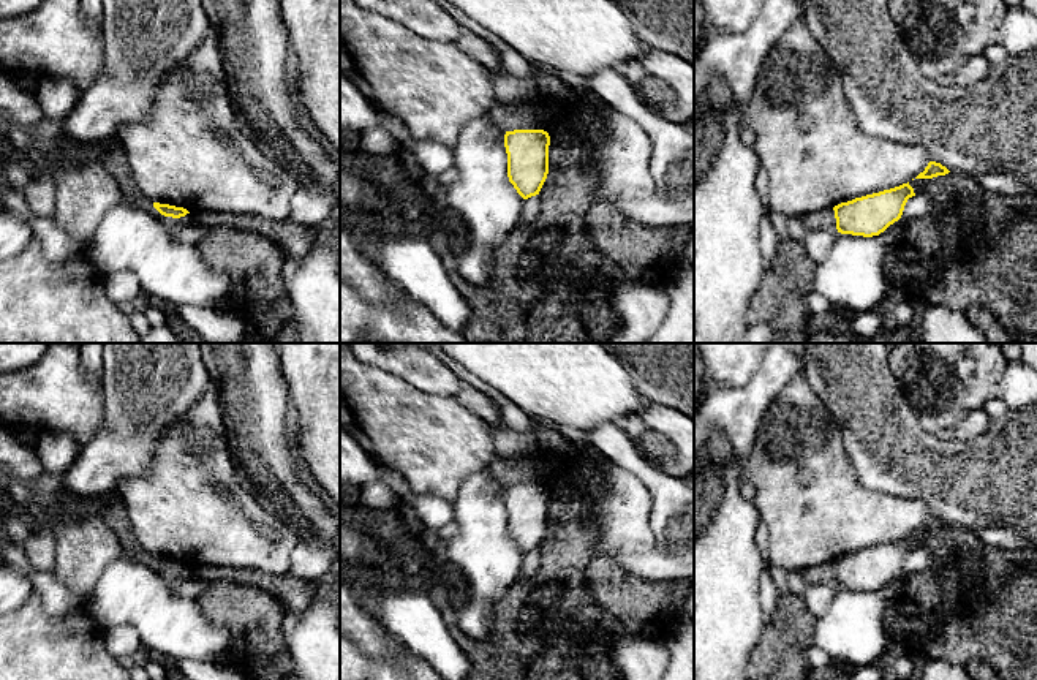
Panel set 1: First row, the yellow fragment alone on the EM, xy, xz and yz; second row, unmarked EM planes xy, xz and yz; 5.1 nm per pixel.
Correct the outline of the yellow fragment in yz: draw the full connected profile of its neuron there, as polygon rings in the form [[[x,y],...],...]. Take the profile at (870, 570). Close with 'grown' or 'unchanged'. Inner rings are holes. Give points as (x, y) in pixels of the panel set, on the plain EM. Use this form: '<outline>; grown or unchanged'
[[[907,536],[890,544],[866,549],[866,550],[855,552],[847,557],[841,557],[835,561],[813,566],[809,569],[805,569],[801,574],[803,574],[805,585],[828,585],[828,584],[836,582],[838,587],[841,588],[873,591],[873,590],[879,590],[890,579],[893,579],[895,576],[901,572],[904,560],[907,553],[912,550],[915,550],[915,547],[914,547],[914,542]]]; grown

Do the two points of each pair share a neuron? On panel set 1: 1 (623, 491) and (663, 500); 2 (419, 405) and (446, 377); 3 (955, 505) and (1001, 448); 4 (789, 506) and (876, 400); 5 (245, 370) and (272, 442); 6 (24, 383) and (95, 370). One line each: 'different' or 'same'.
1: different
2: different
3: same
4: different
5: same
6: different

